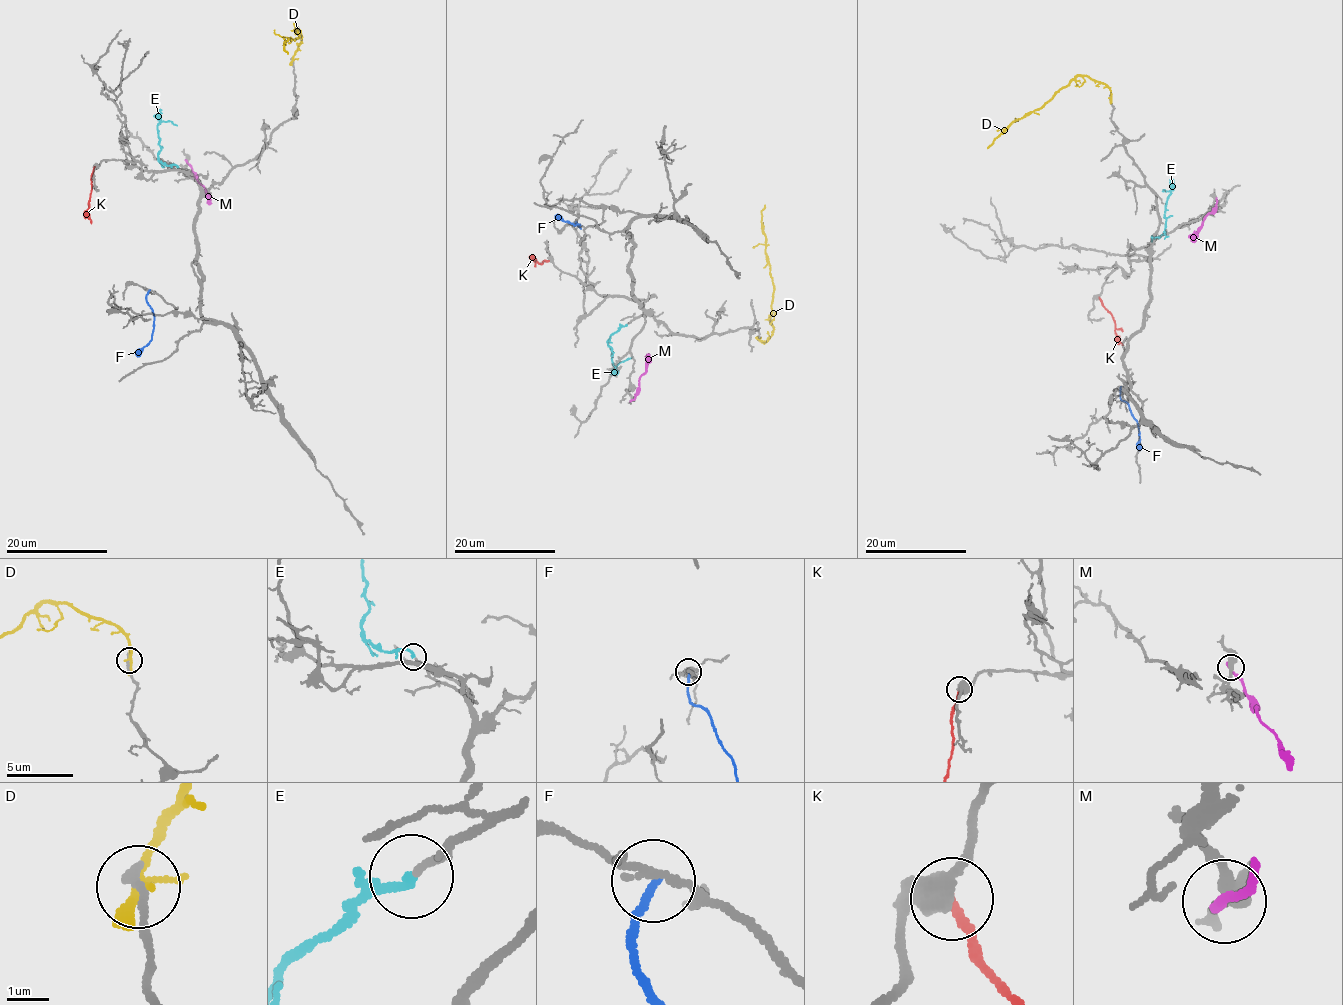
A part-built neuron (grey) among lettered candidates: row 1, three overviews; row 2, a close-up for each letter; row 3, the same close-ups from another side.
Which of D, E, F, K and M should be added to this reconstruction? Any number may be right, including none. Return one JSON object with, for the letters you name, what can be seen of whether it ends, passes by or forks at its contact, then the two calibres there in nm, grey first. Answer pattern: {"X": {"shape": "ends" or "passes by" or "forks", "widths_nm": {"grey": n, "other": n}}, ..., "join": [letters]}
{"E": {"shape": "ends", "widths_nm": {"grey": 180, "other": 240}}, "join": ["E"]}

